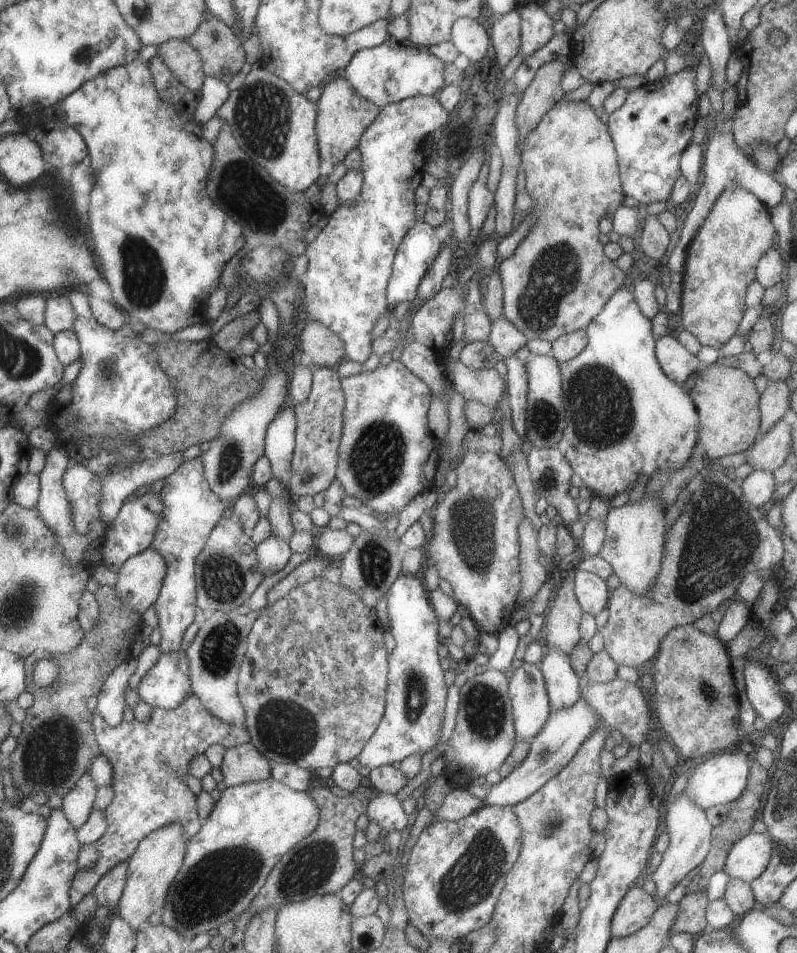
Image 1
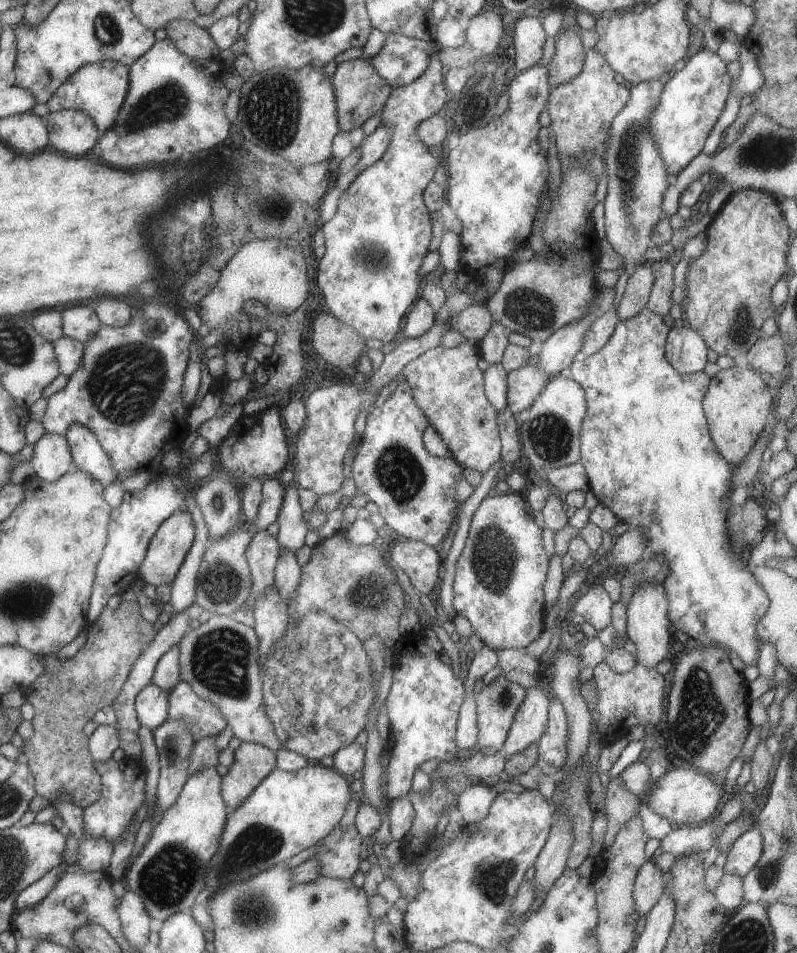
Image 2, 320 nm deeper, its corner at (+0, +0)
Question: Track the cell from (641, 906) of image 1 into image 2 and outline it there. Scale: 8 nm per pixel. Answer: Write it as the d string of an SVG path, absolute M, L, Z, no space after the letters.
M646 860L638 869L634 878L632 892L635 908L639 915L646 915L659 900L665 886L661 869L654 861Z

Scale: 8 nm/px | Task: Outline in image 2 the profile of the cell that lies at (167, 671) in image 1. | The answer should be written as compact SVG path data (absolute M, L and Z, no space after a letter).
M149 683L135 695L134 709L140 726L155 730L155 727L168 719L168 694Z

